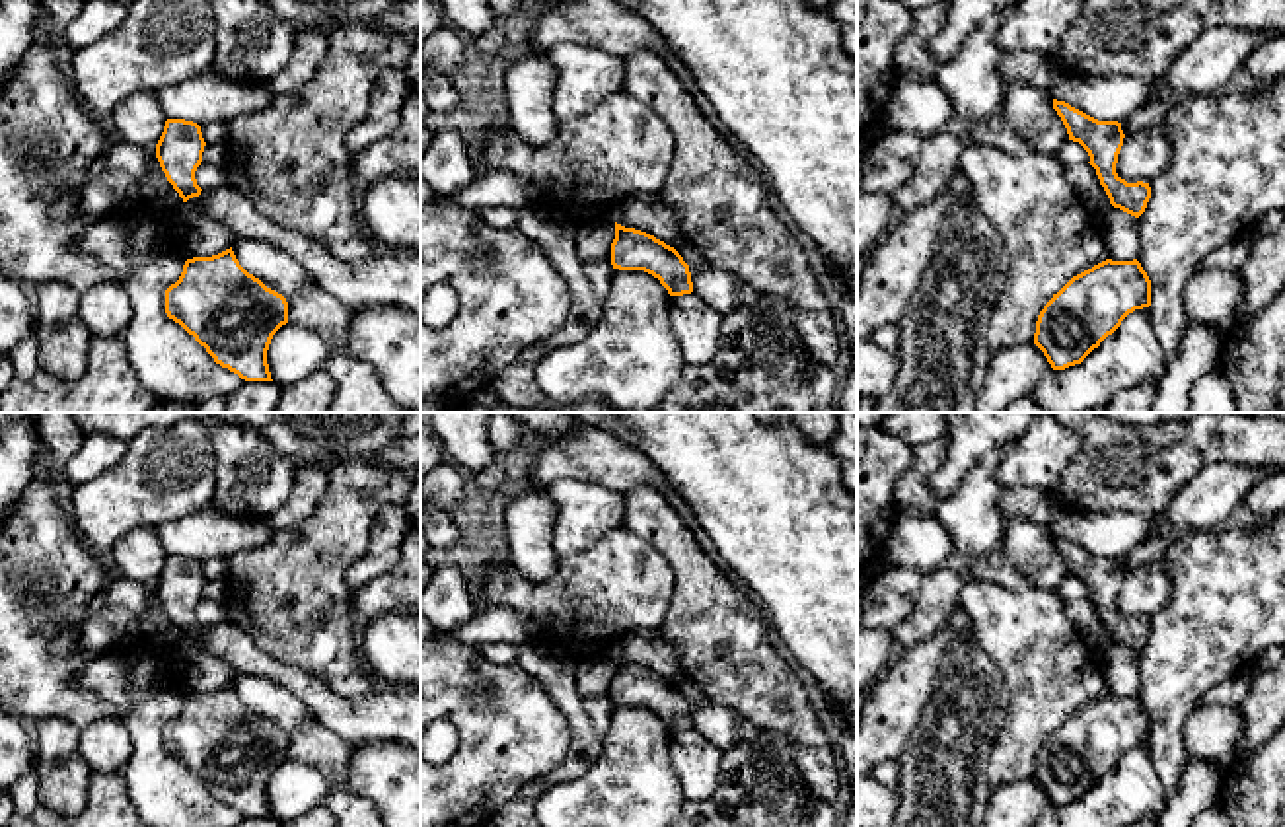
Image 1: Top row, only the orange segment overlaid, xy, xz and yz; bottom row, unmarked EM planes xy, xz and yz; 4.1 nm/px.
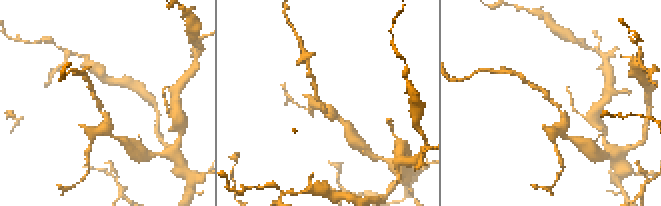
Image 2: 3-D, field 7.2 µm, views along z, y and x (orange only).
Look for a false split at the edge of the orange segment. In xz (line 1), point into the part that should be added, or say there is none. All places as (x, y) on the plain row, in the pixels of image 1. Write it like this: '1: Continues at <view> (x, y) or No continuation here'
1: No continuation here

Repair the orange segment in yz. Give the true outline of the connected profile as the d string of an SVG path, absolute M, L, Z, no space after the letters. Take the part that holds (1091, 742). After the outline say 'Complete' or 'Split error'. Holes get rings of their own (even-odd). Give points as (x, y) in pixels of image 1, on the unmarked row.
M1106 695L1073 712L1044 741L1034 780L1053 806L1081 800L1135 745L1151 741L1151 716L1137 695Z. Complete

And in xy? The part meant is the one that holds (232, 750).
M232 683L212 693L187 695L179 716L165 726L165 749L222 804L245 817L273 817L267 786L273 771L288 759L288 737L249 710Z. Complete

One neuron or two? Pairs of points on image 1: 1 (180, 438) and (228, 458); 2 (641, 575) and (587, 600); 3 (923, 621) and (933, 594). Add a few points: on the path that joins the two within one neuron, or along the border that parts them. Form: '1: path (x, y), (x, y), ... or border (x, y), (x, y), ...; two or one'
1: border (207, 432), (213, 454), (215, 495); two
2: path (627, 584), (600, 594); one
3: path (929, 615), (933, 600); one

